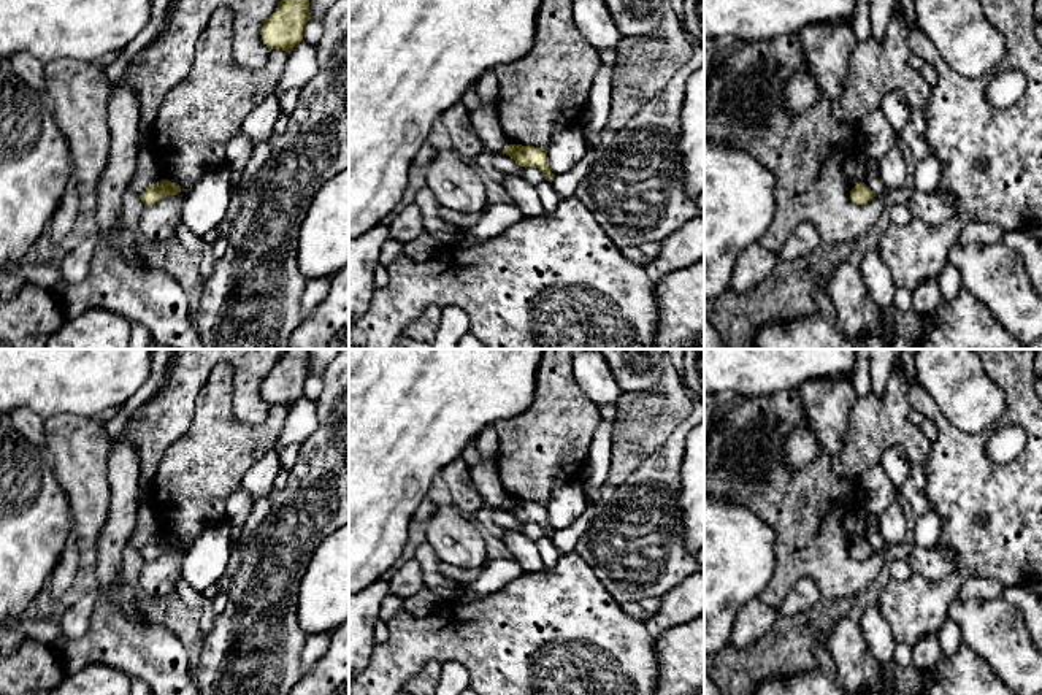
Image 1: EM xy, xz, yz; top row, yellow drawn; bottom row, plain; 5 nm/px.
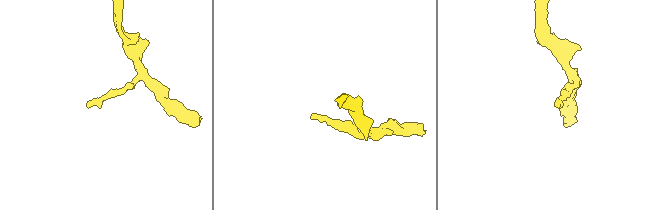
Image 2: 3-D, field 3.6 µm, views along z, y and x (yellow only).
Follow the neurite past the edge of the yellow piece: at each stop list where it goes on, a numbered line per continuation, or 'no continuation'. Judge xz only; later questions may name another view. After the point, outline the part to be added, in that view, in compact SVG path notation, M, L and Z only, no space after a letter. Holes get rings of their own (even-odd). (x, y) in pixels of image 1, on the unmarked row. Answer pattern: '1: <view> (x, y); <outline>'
no continuation

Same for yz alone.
no continuation

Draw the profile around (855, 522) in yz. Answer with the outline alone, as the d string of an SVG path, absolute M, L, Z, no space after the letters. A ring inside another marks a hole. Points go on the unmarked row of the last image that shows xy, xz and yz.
M858 508L844 517L844 532L850 544L864 536L866 511Z

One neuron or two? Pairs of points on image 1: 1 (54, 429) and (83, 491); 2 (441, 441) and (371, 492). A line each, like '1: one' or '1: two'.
1: one
2: one

